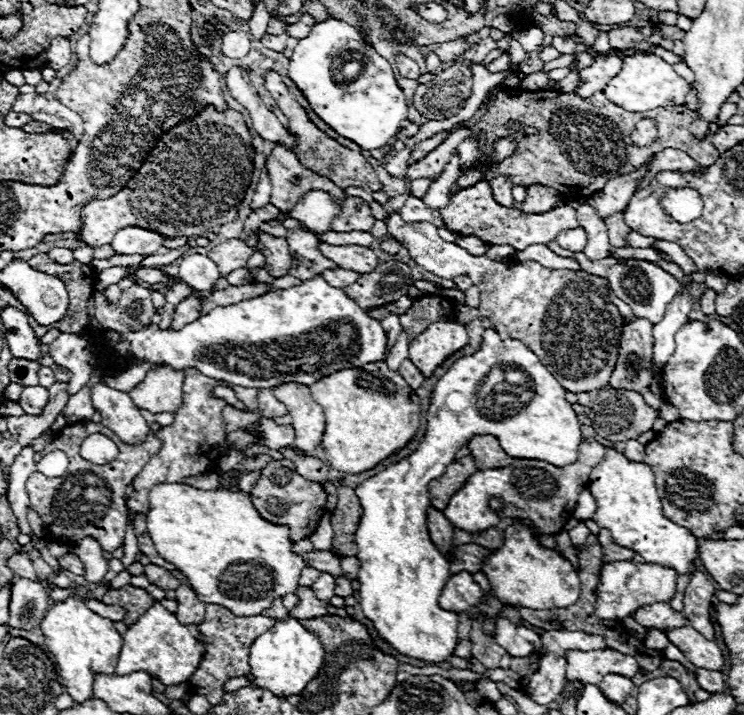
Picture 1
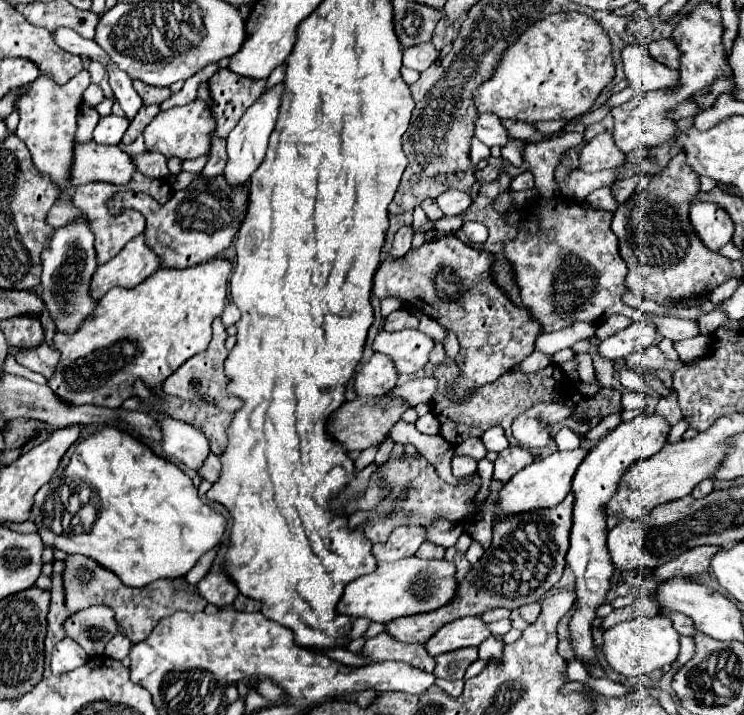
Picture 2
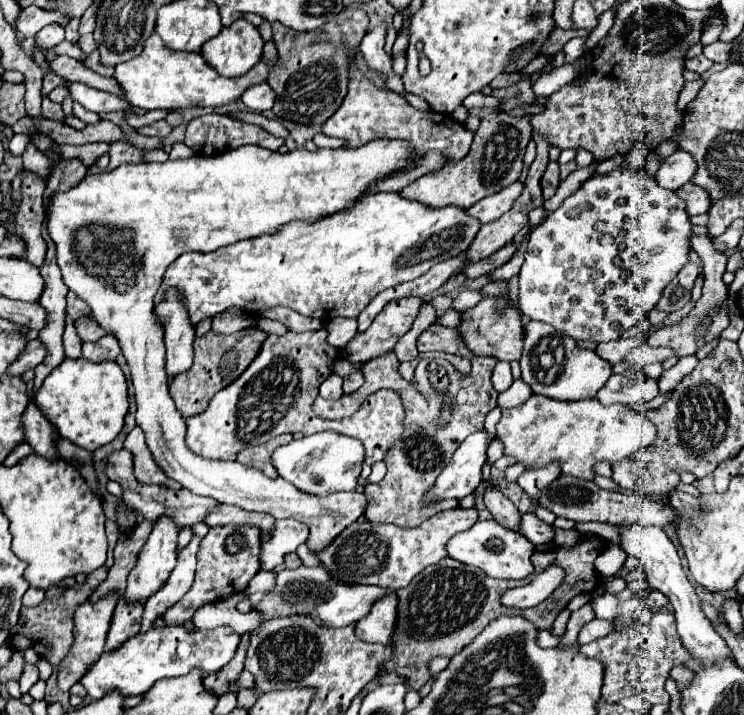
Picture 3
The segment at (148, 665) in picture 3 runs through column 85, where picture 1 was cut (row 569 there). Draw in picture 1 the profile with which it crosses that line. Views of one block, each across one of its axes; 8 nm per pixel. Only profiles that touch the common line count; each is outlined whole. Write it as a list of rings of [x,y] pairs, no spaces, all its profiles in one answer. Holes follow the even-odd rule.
[[[606,448],[602,464],[592,468],[590,484],[586,488],[592,492],[598,506],[592,520],[600,528],[610,530],[618,544],[634,550],[646,562],[670,566],[678,574],[688,572],[688,564],[698,556],[698,540],[688,528],[678,526],[662,514],[662,502],[654,486],[654,472],[648,464],[632,462],[622,452]]]

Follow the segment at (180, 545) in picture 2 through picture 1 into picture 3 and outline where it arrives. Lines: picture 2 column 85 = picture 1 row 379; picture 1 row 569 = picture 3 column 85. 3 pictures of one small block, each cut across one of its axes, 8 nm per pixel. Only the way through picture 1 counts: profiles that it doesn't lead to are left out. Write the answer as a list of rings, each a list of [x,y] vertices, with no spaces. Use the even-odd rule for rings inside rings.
[[[64,358],[64,362],[46,376],[34,402],[42,414],[58,426],[60,436],[94,452],[112,442],[124,426],[124,416],[128,412],[128,382],[116,362],[94,364],[84,358]]]

